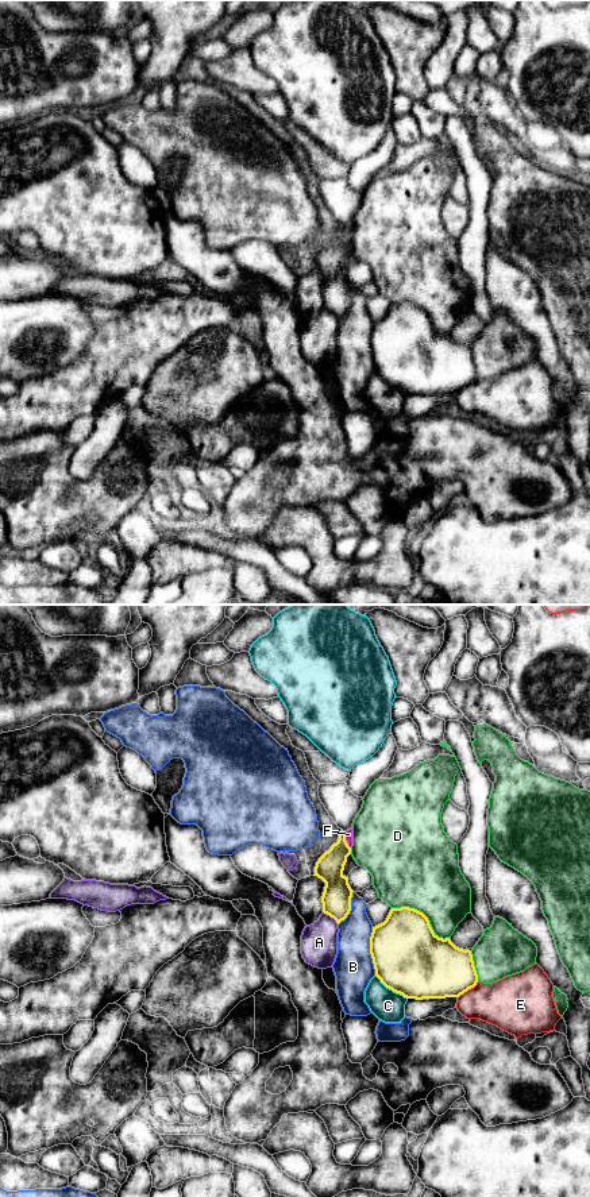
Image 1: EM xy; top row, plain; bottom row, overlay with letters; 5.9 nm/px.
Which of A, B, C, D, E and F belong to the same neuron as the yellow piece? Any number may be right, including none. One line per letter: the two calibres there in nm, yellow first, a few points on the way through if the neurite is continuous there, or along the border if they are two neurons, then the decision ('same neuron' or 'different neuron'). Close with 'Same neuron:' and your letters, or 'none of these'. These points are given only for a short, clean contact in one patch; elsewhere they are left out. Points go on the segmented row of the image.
A: 180/220 nm | different neuron
B: 420/240 nm | different neuron
C: 420/190 nm | different neuron
D: 400/440 nm | different neuron
E: 360/280 nm | different neuron
F: 160/50 nm | along xy (344, 831), (344, 840), (350, 848) | different neuron
Same neuron: none of these

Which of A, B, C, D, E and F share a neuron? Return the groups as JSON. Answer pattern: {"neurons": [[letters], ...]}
{"neurons": [["A"], ["B"], ["C"], ["D"], ["E"], ["F"]]}

